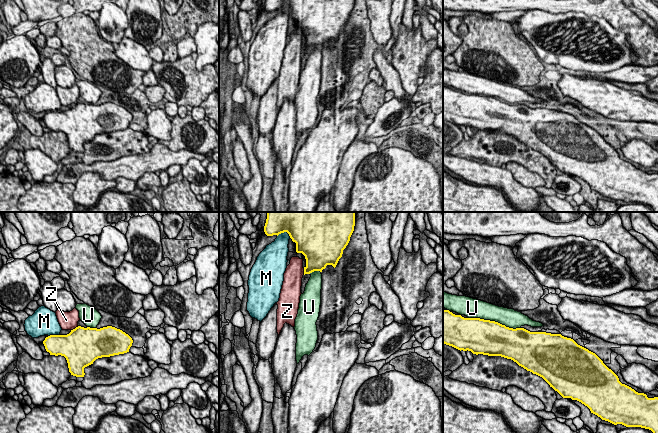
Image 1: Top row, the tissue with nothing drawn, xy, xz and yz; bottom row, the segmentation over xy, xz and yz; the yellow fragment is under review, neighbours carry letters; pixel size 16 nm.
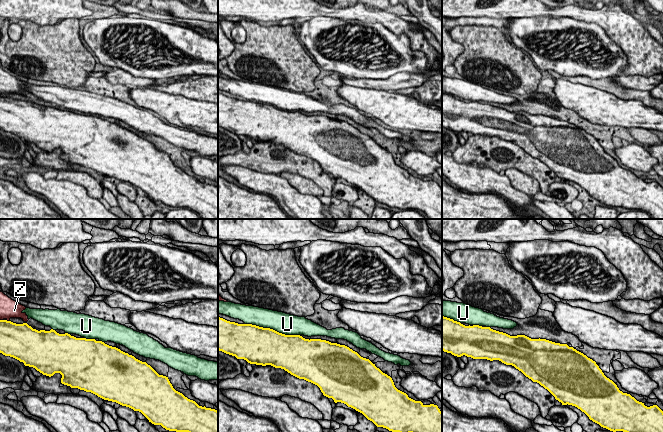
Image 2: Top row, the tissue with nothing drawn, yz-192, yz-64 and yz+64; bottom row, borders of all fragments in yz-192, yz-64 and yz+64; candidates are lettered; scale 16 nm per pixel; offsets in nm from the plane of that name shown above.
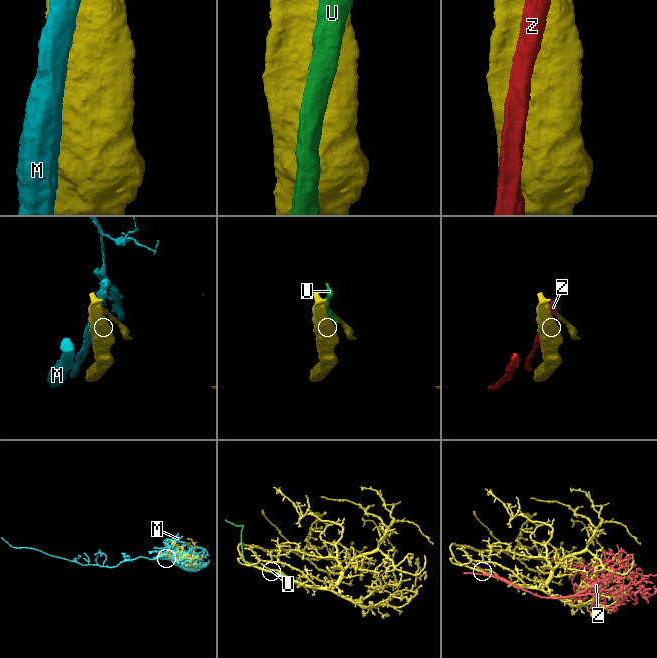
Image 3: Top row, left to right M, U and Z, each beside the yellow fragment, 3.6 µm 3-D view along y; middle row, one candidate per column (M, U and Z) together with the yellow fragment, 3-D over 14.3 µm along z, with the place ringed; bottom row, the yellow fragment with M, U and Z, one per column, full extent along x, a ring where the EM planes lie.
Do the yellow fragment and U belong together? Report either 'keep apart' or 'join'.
join

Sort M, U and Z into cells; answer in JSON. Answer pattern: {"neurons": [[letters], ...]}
{"neurons": [["M"], ["U"], ["Z"]]}

